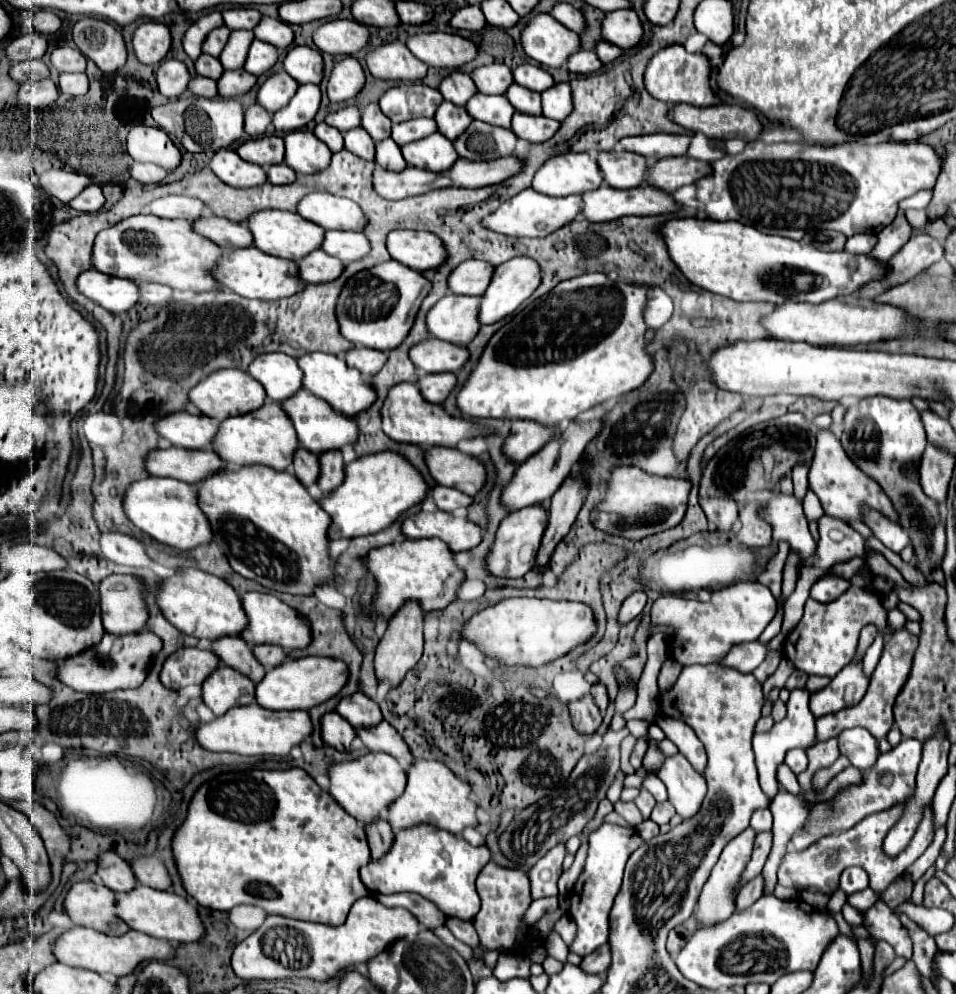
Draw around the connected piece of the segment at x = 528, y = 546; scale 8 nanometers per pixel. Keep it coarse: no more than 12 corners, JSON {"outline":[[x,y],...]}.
{"outline":[[508,513],[482,565],[500,579],[532,569],[548,513]]}

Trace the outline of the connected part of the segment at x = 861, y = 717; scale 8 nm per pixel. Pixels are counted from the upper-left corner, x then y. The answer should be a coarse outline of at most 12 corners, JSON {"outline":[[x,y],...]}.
{"outline":[[894,631],[856,705],[816,719],[816,743],[850,727],[876,739],[894,725],[916,635]]}

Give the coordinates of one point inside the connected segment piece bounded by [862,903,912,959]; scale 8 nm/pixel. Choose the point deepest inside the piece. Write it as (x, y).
(881, 923)

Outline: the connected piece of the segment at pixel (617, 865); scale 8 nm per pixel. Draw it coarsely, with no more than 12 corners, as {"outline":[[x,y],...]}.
{"outline":[[602,823],[588,835],[584,871],[570,891],[578,927],[572,953],[608,941],[608,913],[624,865],[644,841]]}

